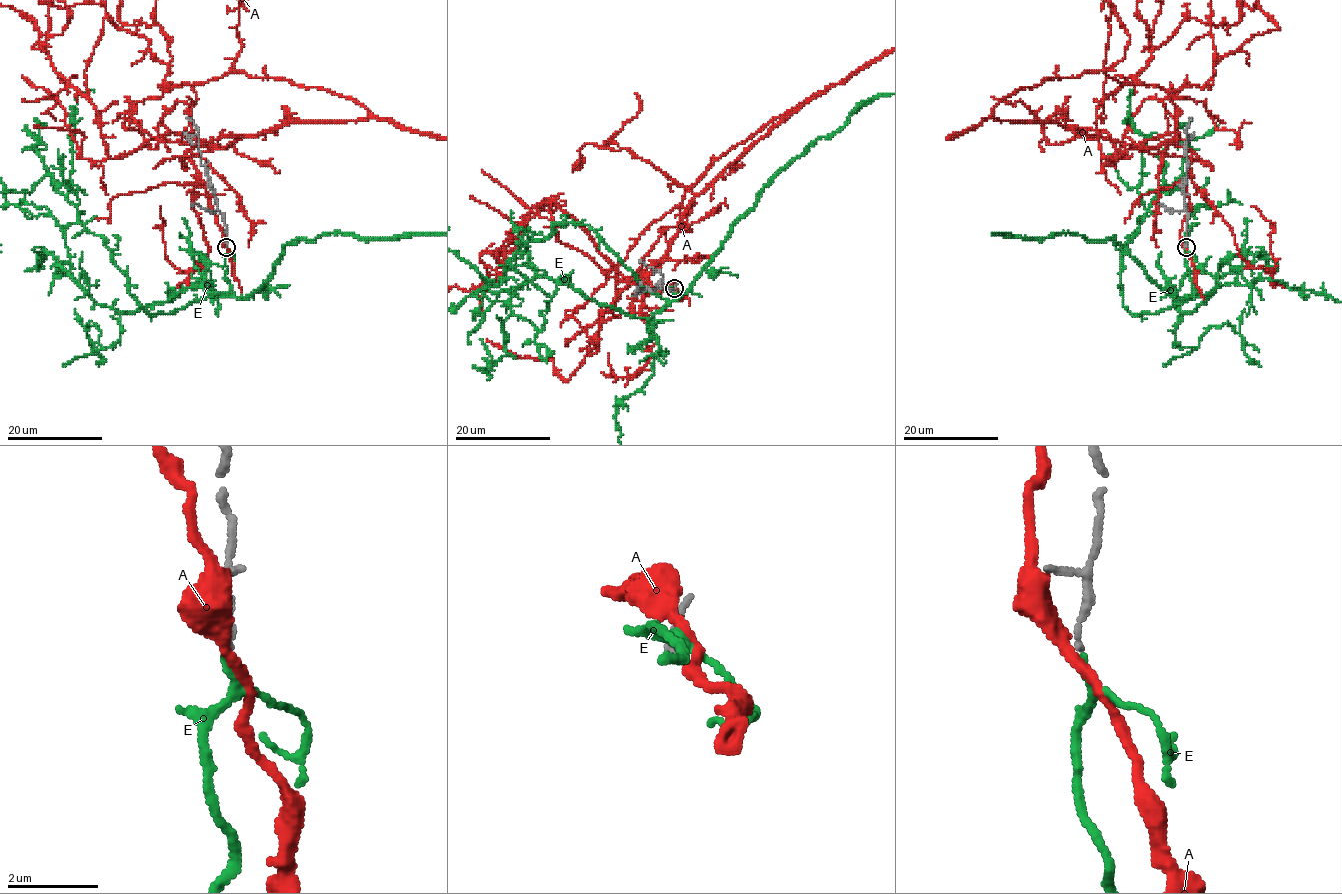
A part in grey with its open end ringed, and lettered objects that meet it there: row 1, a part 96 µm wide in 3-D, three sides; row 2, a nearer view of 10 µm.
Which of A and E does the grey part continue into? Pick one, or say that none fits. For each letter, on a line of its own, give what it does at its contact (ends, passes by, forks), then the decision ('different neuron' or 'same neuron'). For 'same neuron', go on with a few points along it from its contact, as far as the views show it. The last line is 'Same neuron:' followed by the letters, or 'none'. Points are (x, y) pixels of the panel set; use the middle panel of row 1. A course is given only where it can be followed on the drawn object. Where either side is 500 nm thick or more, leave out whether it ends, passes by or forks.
A: it passes by; different neuron
E: it passes by; same neuron
Same neuron: E

